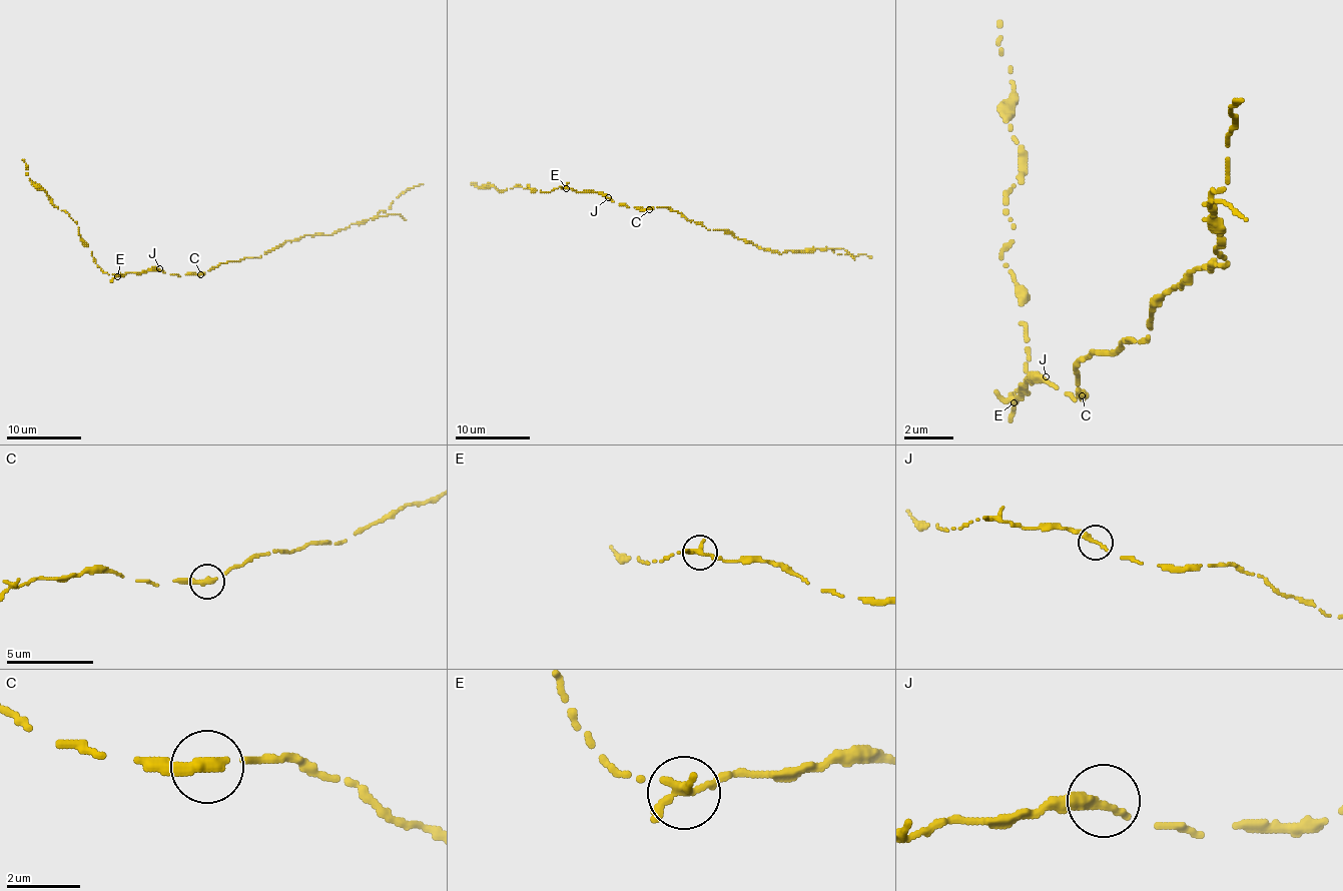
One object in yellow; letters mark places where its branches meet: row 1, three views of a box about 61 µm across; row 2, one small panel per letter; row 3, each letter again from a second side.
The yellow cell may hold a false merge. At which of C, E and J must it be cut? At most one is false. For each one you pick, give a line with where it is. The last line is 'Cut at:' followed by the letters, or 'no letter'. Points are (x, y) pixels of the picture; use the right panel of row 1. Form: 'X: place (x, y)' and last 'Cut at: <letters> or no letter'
E: place (1014, 402)
Cut at: E

